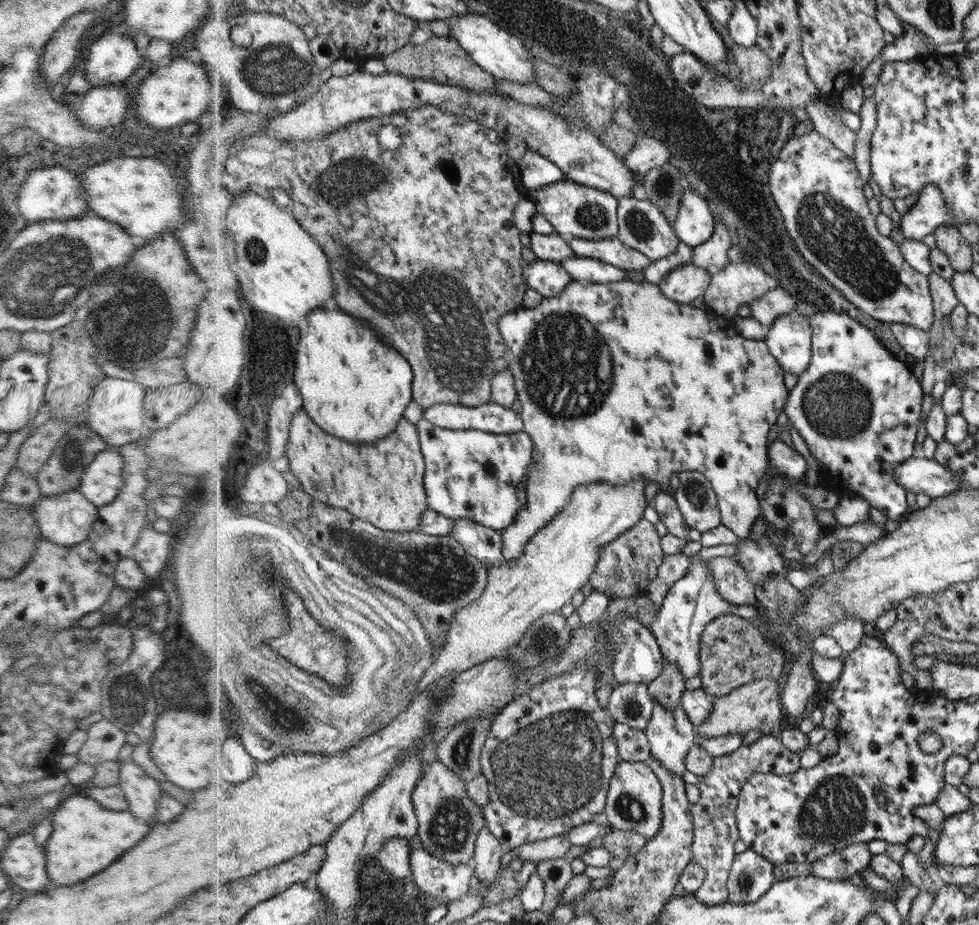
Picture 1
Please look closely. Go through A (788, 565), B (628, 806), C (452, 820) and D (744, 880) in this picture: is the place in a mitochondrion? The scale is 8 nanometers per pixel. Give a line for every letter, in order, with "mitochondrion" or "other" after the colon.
A: other
B: mitochondrion
C: mitochondrion
D: mitochondrion

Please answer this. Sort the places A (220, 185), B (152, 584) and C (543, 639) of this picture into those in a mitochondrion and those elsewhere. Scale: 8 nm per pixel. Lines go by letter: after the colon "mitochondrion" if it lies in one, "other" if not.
A: other
B: other
C: mitochondrion

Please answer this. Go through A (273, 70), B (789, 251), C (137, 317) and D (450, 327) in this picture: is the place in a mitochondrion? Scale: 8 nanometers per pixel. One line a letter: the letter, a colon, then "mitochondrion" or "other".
A: mitochondrion
B: mitochondrion
C: mitochondrion
D: mitochondrion

